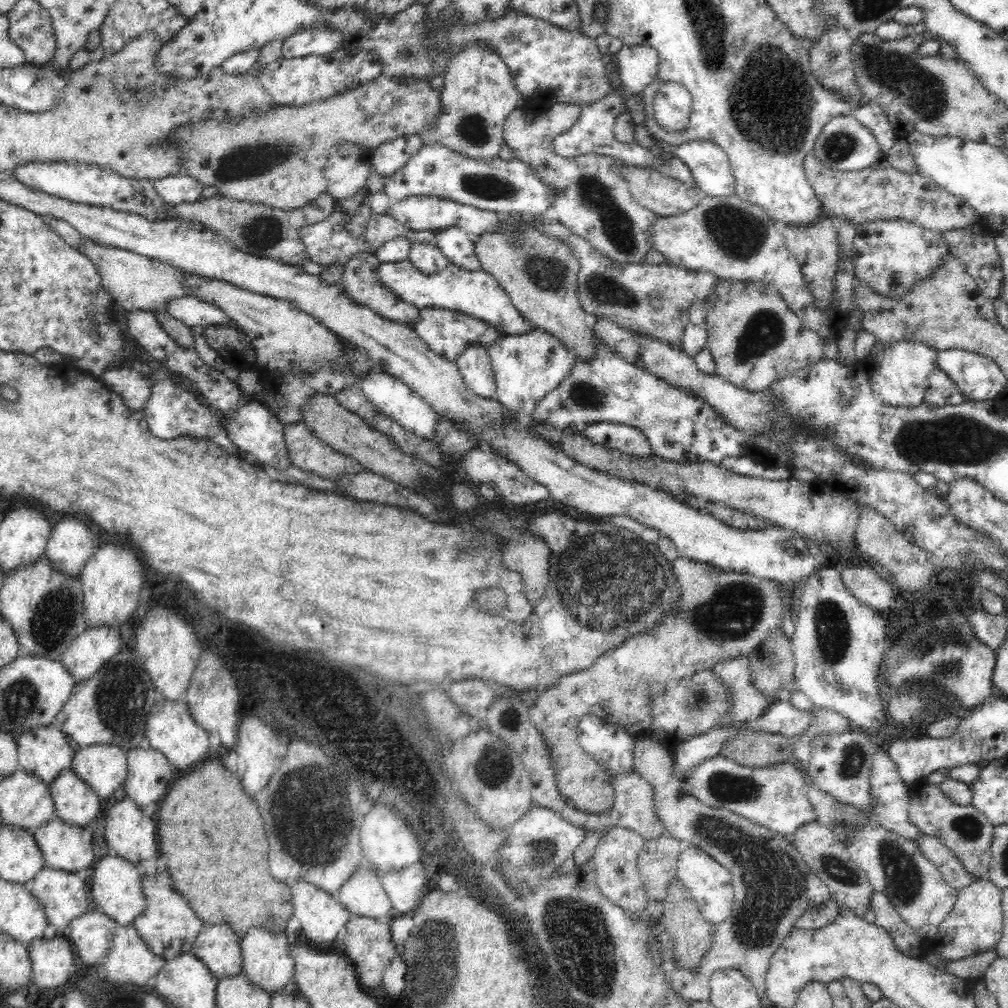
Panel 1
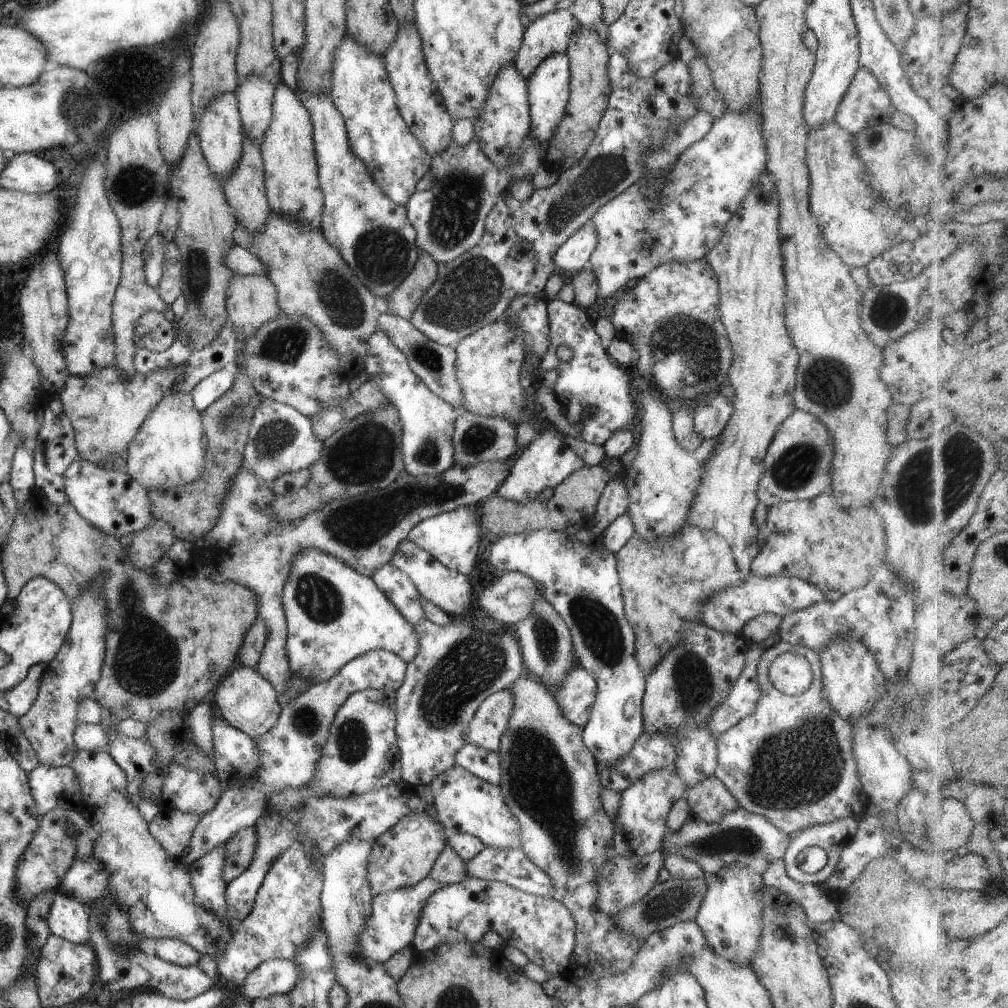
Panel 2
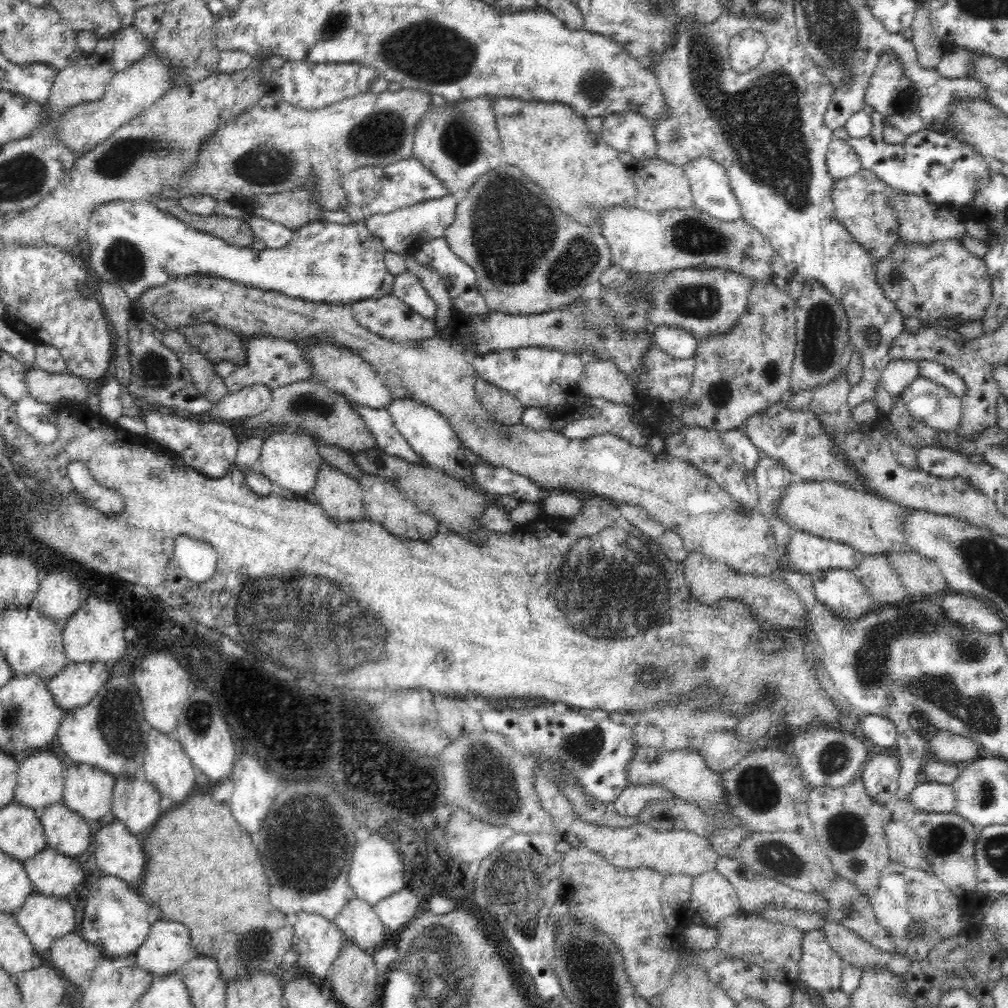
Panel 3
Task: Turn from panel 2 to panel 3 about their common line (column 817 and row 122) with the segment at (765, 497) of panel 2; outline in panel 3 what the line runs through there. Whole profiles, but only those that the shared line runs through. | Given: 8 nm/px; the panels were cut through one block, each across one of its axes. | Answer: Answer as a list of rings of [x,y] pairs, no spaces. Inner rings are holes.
[[[480,96],[452,103],[433,103],[416,126],[413,157],[439,180],[446,195],[465,194],[476,178],[503,162],[501,140],[491,107],[492,99],[491,96]]]

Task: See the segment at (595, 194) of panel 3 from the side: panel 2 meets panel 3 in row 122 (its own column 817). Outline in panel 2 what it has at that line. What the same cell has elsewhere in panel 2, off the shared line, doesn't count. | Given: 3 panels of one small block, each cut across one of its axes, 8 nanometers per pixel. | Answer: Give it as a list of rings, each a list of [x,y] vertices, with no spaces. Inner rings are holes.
[[[827,492],[818,494],[811,500],[785,501],[767,508],[765,520],[758,526],[756,534],[760,549],[751,561],[751,574],[758,577],[794,576],[812,584],[823,594],[827,590],[837,590],[843,594],[867,584],[875,569],[884,562],[884,519],[876,506],[850,511],[837,508],[835,503]]]

